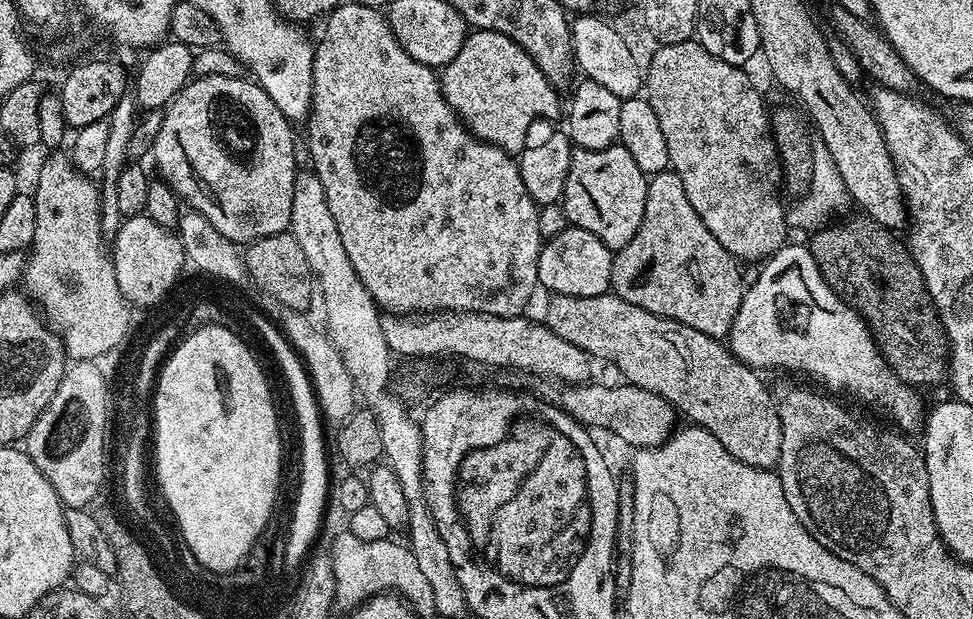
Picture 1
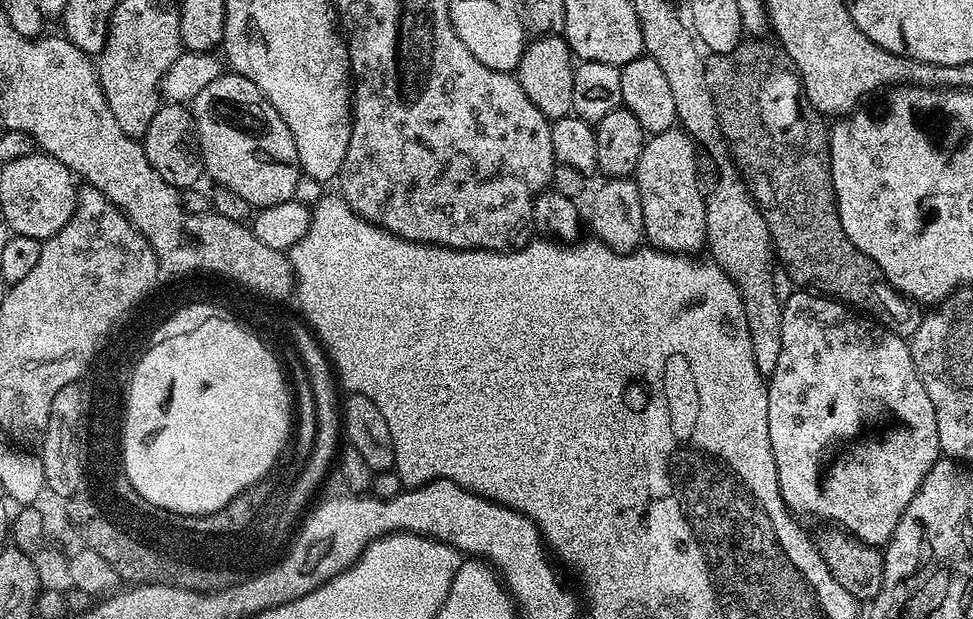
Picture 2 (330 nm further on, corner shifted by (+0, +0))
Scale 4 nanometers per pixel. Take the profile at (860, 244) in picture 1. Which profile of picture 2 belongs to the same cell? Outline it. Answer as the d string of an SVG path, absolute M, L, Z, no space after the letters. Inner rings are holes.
M748 38L734 50L713 55L706 64L706 82L714 98L718 126L728 143L732 163L744 177L756 209L762 214L768 233L772 235L775 259L796 283L797 289L815 290L830 296L889 328L896 336L911 338L924 317L921 305L909 300L888 283L878 262L862 254L862 250L846 238L838 218L828 161L829 125L815 108L806 107L804 88L800 85L800 76L792 59L779 43L767 44L766 41L764 38Z

